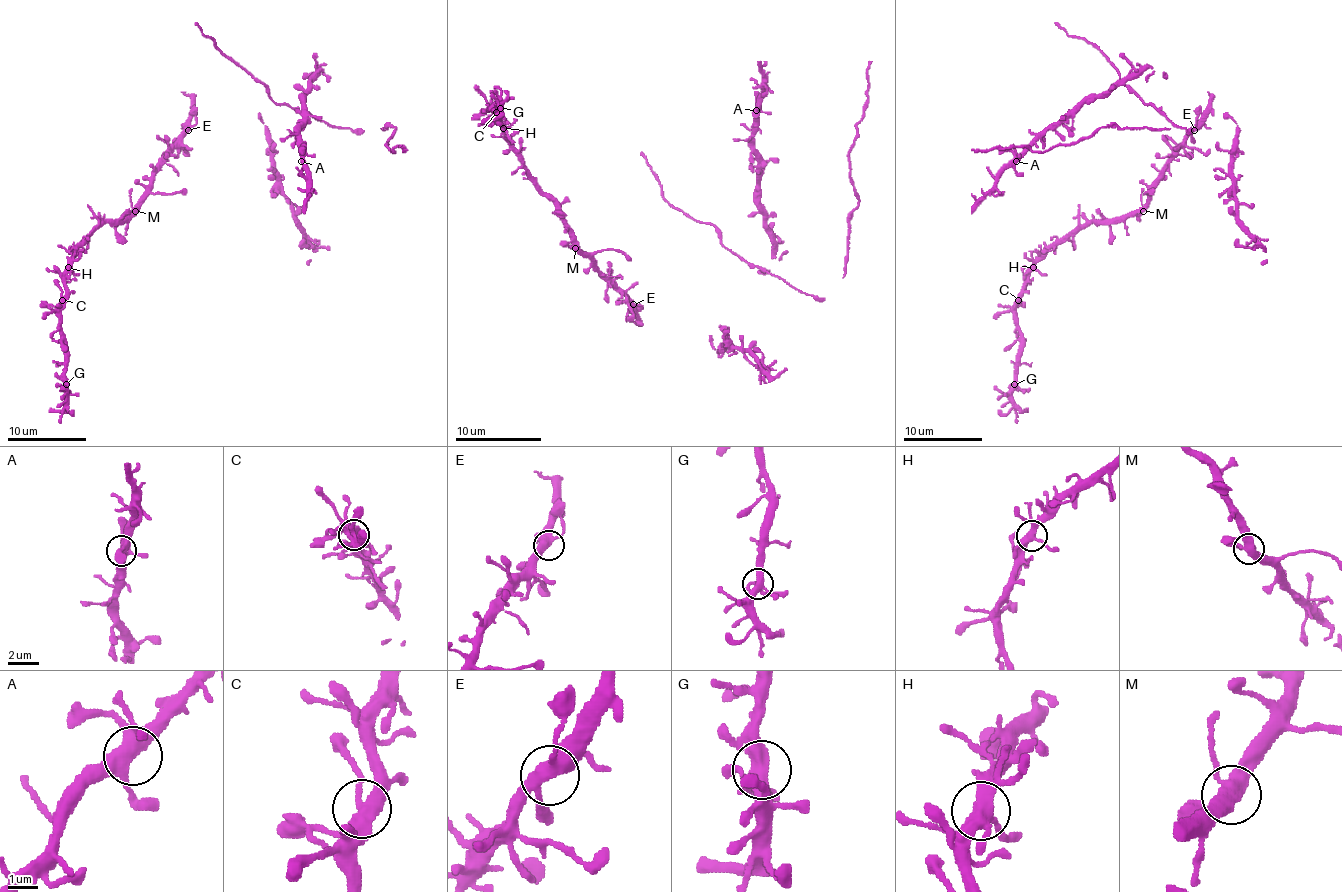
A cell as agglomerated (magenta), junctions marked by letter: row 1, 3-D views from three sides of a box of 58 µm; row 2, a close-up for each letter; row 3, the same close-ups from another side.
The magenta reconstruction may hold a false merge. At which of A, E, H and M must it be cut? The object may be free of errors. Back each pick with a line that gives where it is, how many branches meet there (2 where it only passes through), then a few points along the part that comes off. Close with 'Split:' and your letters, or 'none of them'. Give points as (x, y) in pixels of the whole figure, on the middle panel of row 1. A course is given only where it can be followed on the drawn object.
Split: none of them

